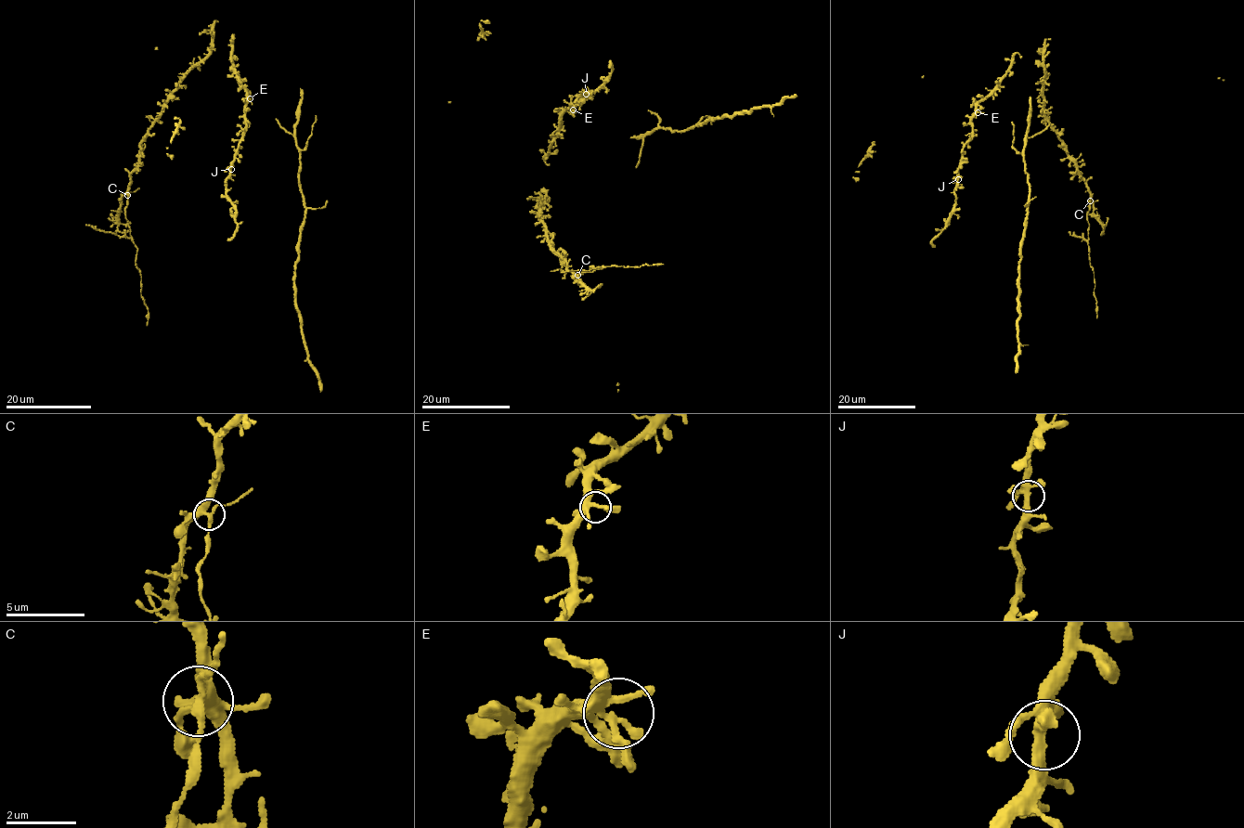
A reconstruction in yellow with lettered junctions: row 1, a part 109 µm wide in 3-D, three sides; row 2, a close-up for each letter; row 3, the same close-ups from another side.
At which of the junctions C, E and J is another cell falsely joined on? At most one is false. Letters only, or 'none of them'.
C

